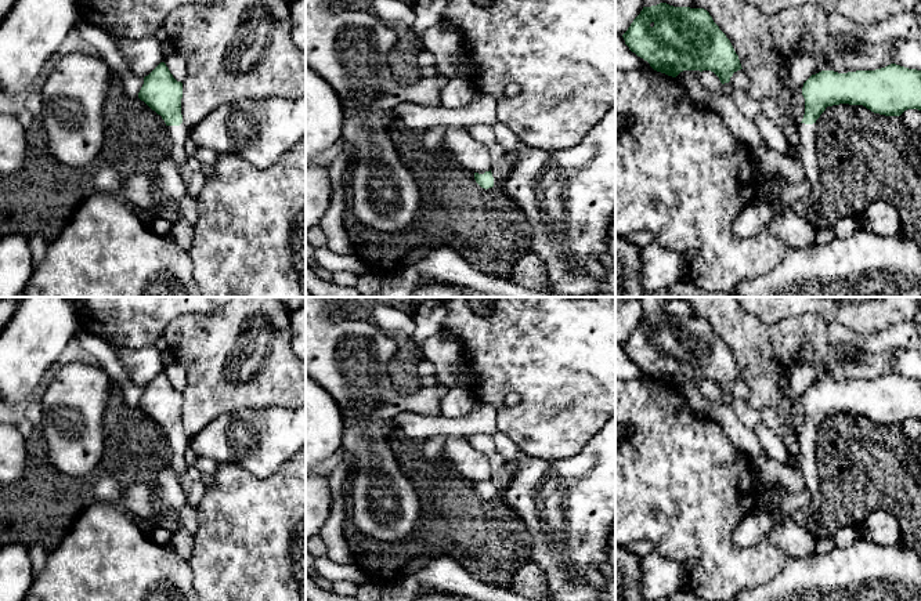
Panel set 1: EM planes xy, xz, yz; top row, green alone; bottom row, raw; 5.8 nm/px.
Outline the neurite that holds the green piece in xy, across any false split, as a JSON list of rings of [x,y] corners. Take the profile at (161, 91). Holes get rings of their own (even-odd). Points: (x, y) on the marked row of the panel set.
[[[160,62],[144,77],[138,98],[165,120],[171,140],[170,155],[181,174],[189,158],[185,145],[189,127],[181,115],[183,83],[173,77],[165,62]]]

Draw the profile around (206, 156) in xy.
[[[196,148],[194,158],[202,164],[213,167],[217,162],[218,153],[212,149]]]

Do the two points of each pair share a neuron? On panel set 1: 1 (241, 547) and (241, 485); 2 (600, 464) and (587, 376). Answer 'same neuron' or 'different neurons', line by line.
1: same neuron
2: different neurons

